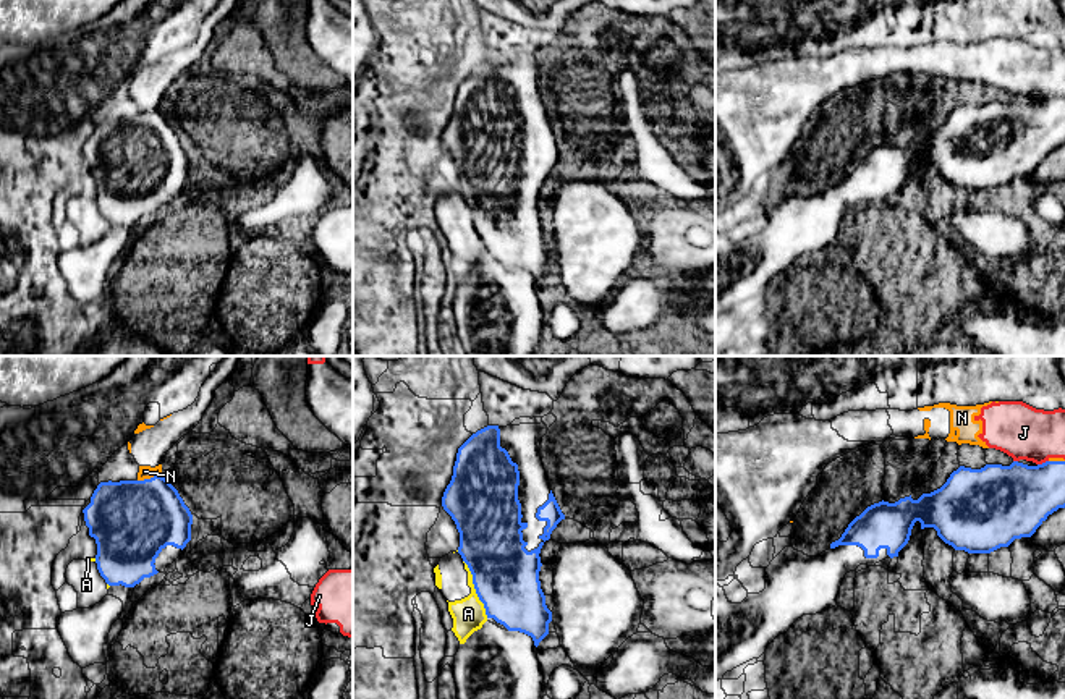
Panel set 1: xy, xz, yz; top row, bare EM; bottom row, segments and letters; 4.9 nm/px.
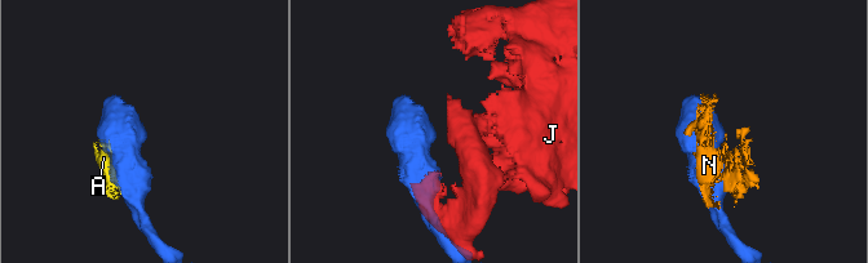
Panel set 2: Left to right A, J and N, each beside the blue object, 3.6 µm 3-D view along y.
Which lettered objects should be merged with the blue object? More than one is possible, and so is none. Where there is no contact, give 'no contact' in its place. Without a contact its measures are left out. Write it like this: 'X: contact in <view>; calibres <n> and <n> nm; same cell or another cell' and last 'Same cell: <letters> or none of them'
A: contact in xz; calibres 320 and 160 nm; another cell
J: contact in yz; calibres 360 and 280 nm; another cell
N: contact in xy; calibres 400 and 60 nm; another cell
Same cell: none of them

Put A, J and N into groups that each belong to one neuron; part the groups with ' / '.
A / J N

